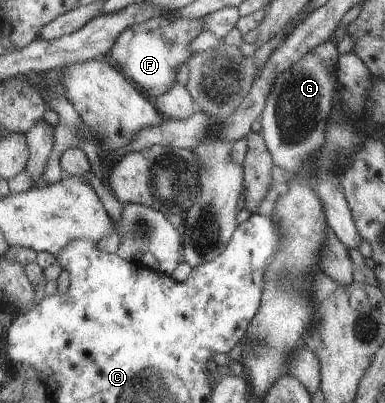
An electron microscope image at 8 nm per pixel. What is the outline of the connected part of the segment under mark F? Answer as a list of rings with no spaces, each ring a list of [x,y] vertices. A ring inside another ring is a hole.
[[[154,17],[150,21],[124,28],[114,38],[107,54],[114,60],[117,69],[128,75],[136,86],[140,86],[144,94],[156,97],[176,84],[176,74],[180,74],[180,66],[184,66],[185,61],[197,52],[192,50],[192,46],[196,46],[196,38],[200,38],[202,28],[202,17],[194,20]]]

